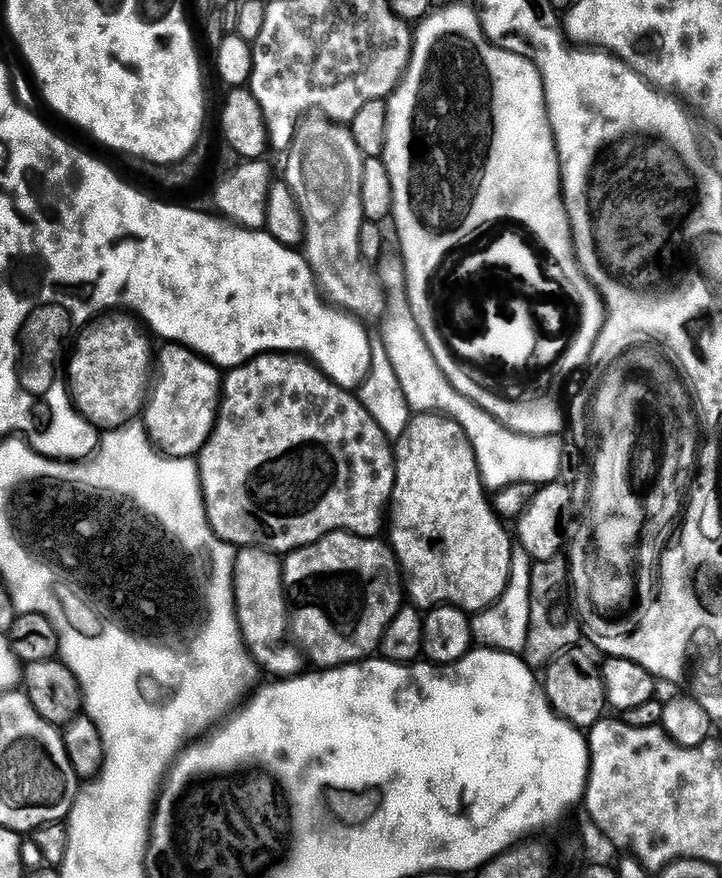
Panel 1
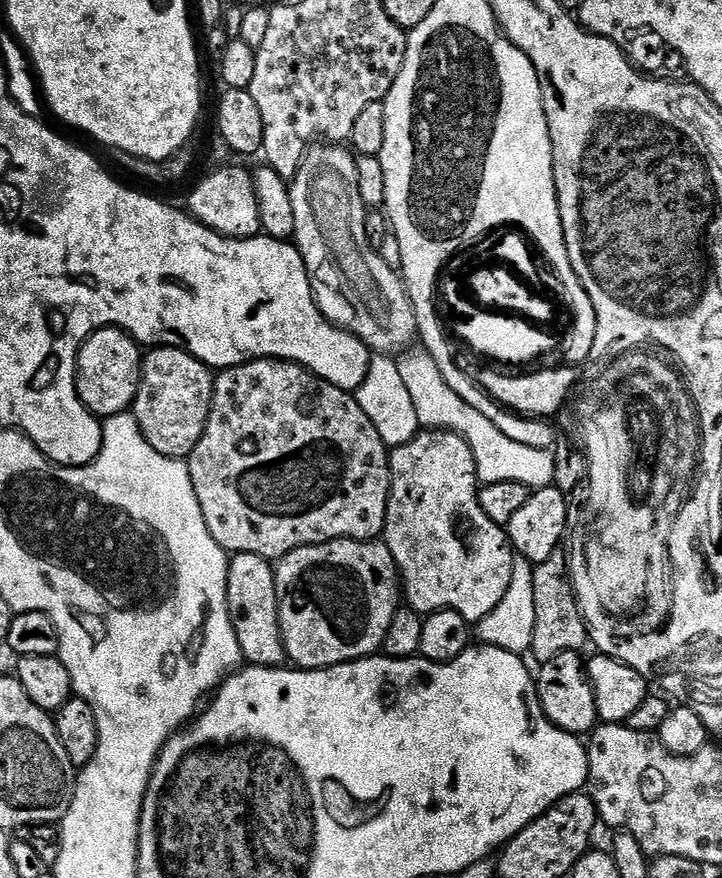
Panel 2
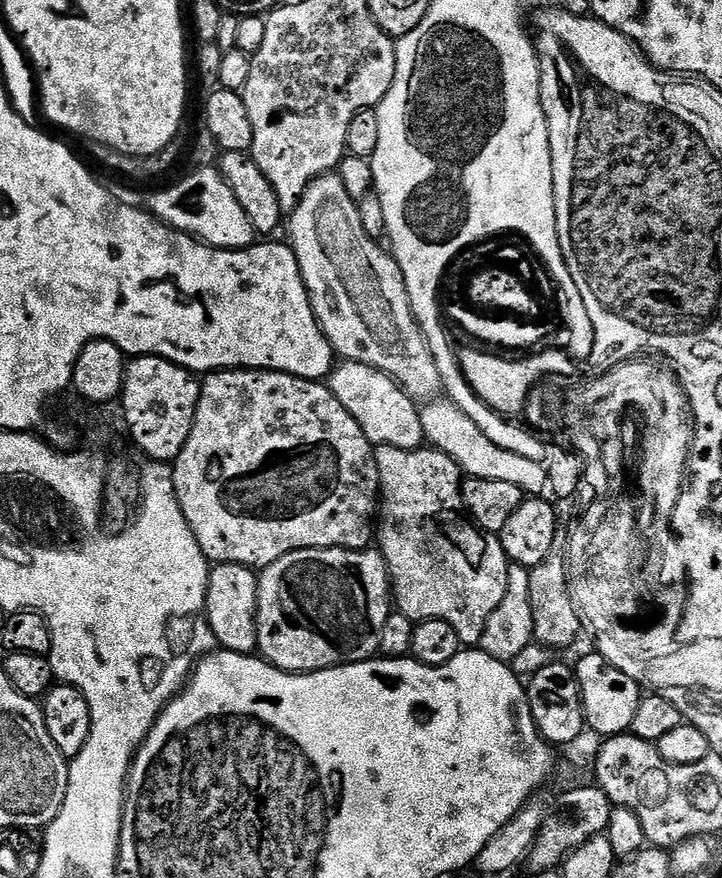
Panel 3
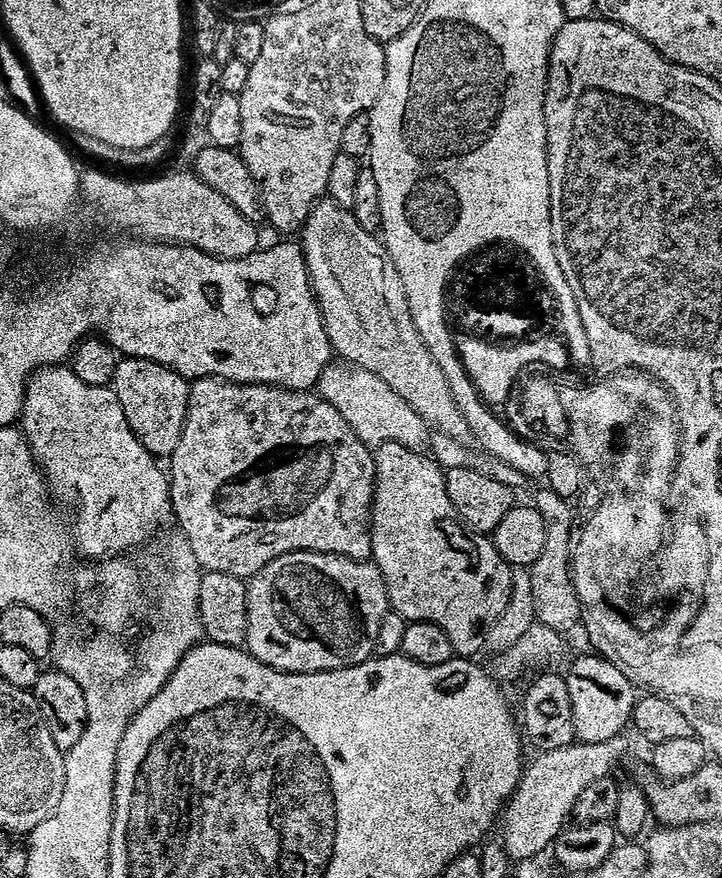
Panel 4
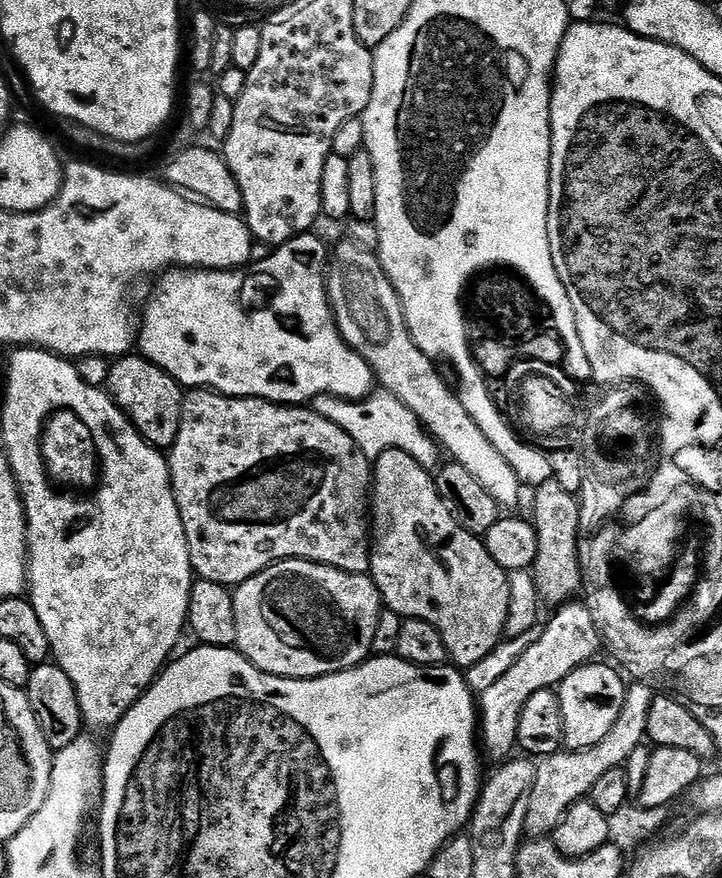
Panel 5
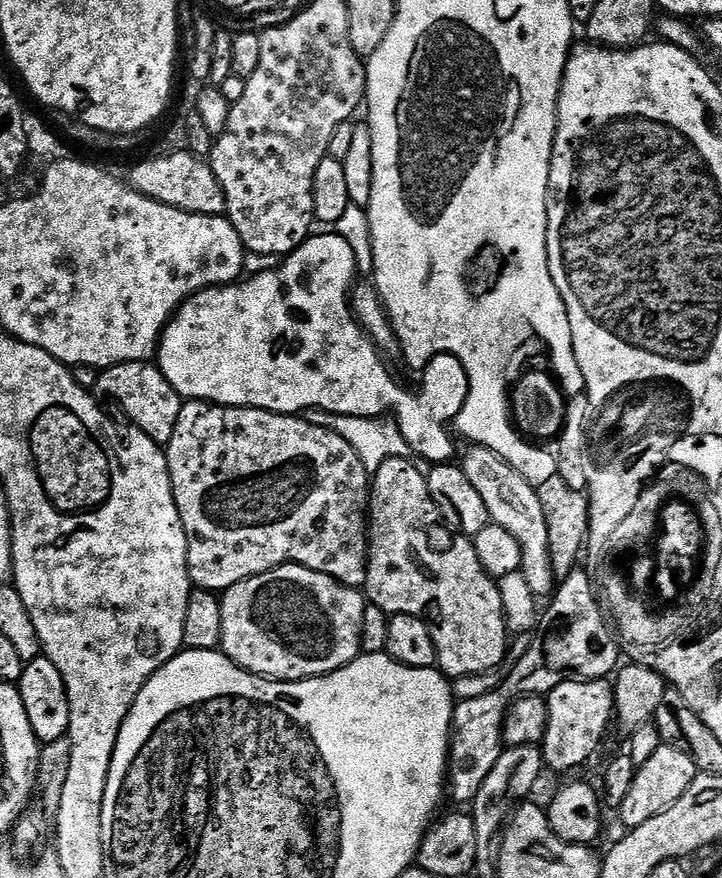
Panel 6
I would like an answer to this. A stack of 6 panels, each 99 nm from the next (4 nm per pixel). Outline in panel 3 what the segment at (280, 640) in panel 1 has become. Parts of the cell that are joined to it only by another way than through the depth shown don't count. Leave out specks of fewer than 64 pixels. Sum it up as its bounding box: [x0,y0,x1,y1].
[208,564,260,654]

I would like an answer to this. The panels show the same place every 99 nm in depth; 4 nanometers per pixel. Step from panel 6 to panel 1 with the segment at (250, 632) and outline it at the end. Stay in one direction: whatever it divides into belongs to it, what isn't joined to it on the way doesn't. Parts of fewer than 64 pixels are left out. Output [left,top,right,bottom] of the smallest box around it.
[283,532,406,669]

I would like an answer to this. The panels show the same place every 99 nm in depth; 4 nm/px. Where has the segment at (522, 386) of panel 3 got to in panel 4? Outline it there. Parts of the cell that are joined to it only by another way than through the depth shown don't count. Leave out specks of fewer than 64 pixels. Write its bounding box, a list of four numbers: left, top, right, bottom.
[456,335,570,406]

